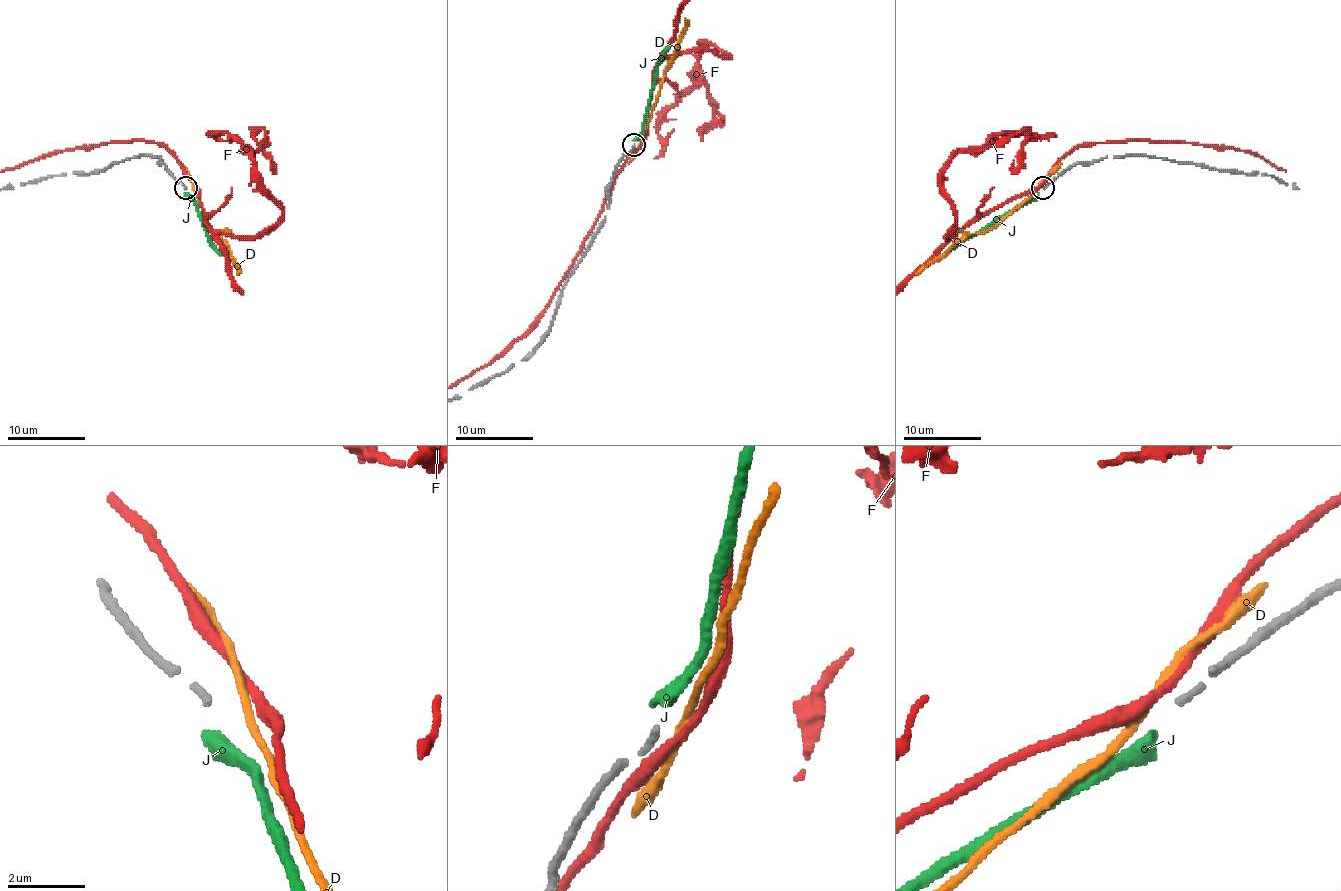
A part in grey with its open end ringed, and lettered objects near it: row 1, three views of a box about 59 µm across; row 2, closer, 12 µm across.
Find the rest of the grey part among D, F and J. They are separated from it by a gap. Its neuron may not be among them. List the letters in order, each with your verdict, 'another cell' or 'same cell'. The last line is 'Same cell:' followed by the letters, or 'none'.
D: another cell
F: another cell
J: another cell
Same cell: none

